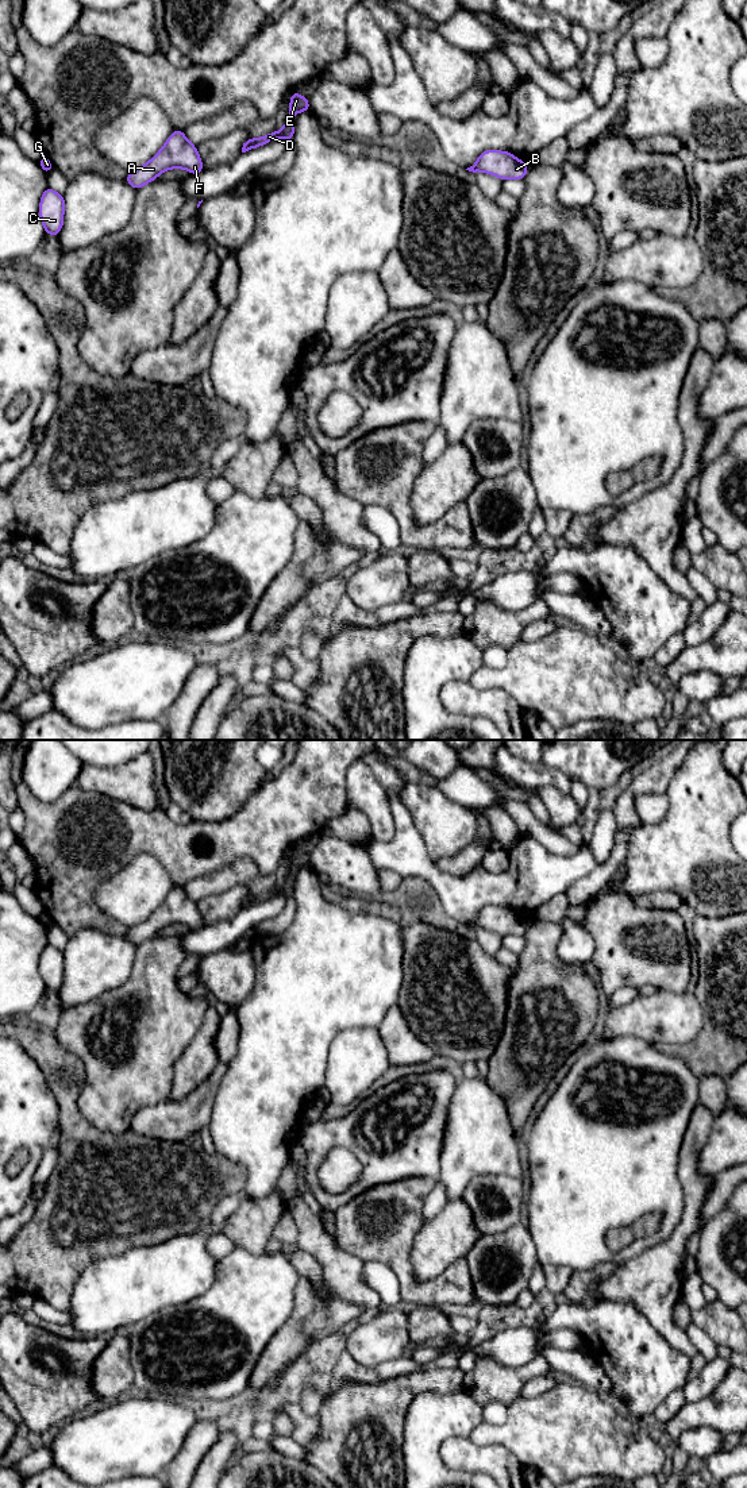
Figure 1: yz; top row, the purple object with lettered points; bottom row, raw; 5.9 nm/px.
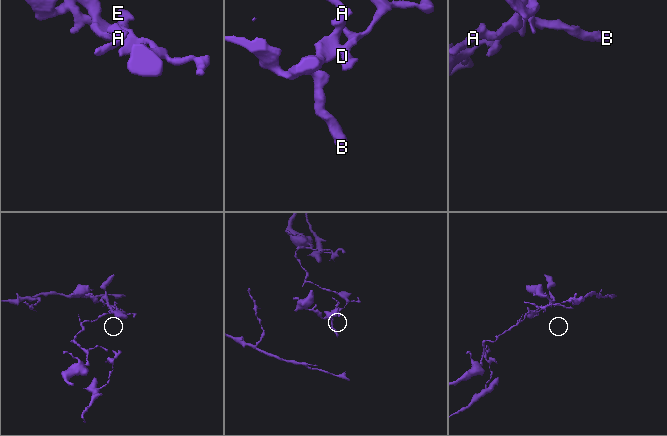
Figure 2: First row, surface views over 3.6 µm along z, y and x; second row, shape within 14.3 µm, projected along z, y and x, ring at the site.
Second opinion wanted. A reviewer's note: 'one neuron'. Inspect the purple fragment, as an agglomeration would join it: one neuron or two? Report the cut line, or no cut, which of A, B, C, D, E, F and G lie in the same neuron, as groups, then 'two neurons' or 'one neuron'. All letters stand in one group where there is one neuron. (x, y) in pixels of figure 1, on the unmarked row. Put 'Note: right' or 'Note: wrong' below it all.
cut in yz along (242, 904), (249, 905); A B F / C D E G; two neurons
Note: wrong

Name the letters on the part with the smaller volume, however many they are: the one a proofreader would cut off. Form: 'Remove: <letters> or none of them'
Remove: A, B, F

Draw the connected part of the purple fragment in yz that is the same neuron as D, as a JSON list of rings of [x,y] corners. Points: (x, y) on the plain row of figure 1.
[[[293,847],[290,851],[289,872],[285,878],[284,884],[281,887],[274,886],[272,890],[255,894],[251,898],[246,897],[242,905],[251,906],[255,903],[261,903],[278,893],[282,894],[285,898],[292,897],[294,891],[293,871],[297,868],[308,868],[308,867],[309,867],[309,856]]]

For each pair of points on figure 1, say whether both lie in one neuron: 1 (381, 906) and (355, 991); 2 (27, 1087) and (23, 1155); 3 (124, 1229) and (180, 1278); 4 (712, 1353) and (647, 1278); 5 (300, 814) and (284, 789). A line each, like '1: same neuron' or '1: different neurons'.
1: different neurons
2: different neurons
3: different neurons
4: different neurons
5: same neuron

